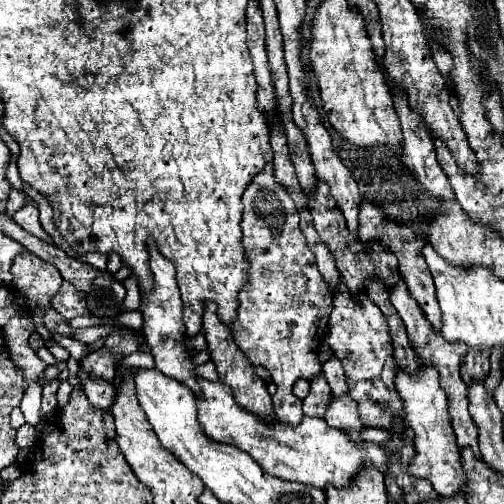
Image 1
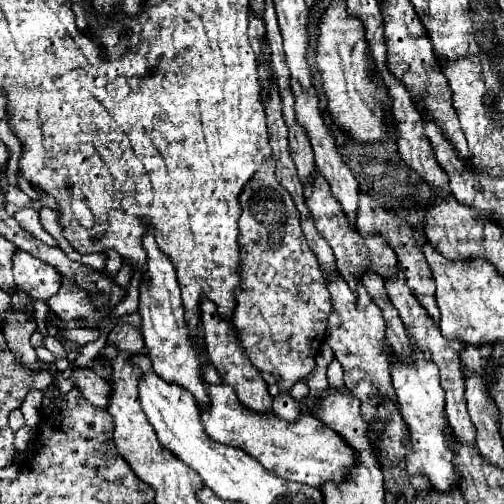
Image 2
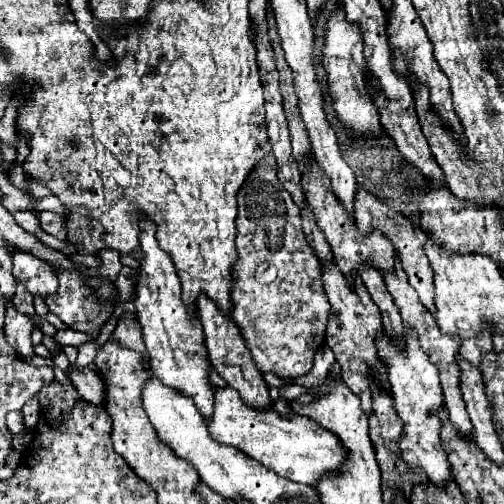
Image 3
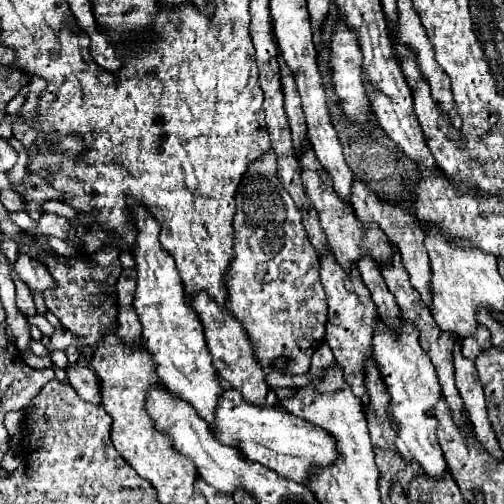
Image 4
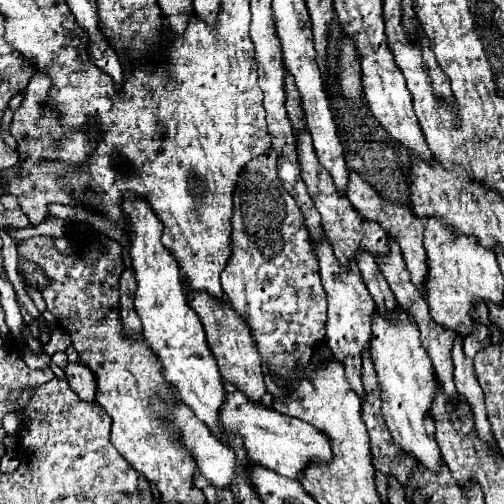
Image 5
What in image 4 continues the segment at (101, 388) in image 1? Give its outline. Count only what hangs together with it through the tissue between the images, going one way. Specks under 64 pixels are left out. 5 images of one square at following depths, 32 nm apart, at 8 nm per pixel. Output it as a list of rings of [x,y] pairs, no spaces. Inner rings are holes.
[[[70,364],[66,368],[66,374],[68,374],[68,382],[72,384],[72,388],[78,392],[82,400],[100,404],[100,380],[94,376],[92,368]]]

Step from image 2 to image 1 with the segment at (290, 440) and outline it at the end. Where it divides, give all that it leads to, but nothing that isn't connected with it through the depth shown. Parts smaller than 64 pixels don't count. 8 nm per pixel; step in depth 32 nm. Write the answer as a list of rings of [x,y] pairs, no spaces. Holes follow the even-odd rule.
[[[198,376],[198,382],[202,392],[196,396],[196,412],[204,434],[214,442],[224,442],[224,444],[242,448],[260,464],[264,472],[272,476],[308,484],[314,488],[326,488],[330,484],[336,488],[344,488],[352,484],[352,480],[368,464],[372,464],[382,474],[386,474],[388,470],[392,452],[388,452],[378,442],[368,442],[368,440],[354,442],[346,432],[328,428],[328,424],[322,418],[306,416],[298,426],[284,426],[280,422],[270,426],[264,420],[242,410],[234,402],[232,390],[226,384],[210,382],[200,376]]]

